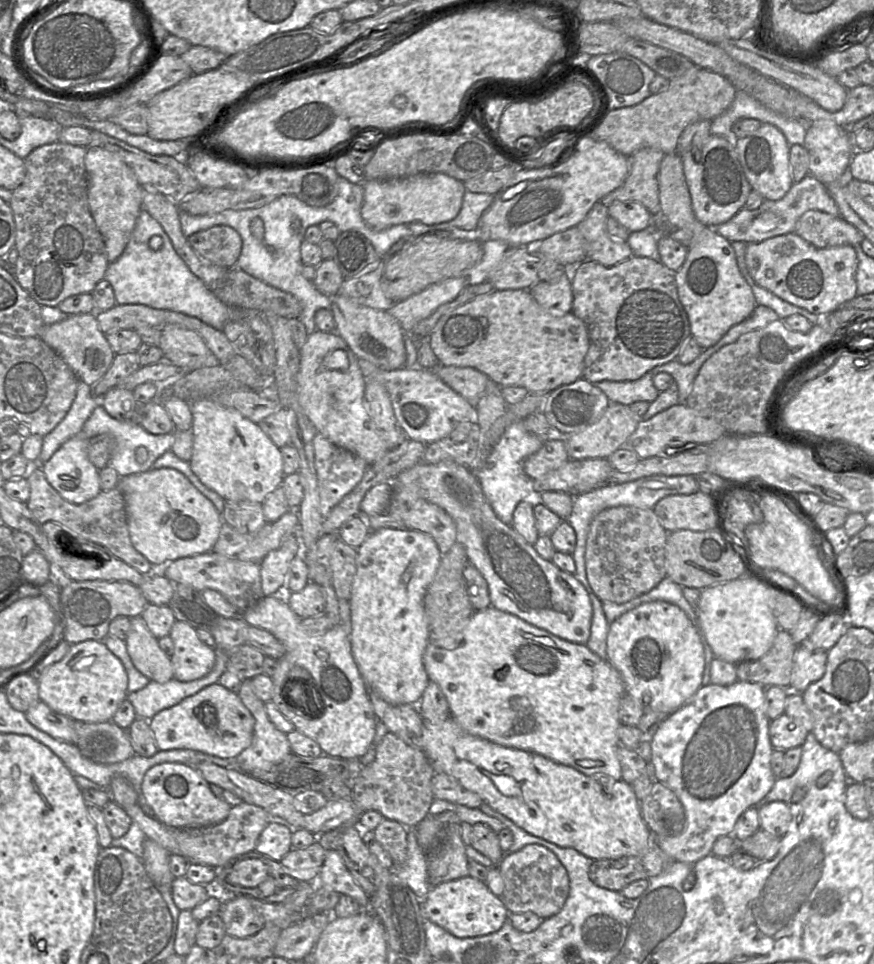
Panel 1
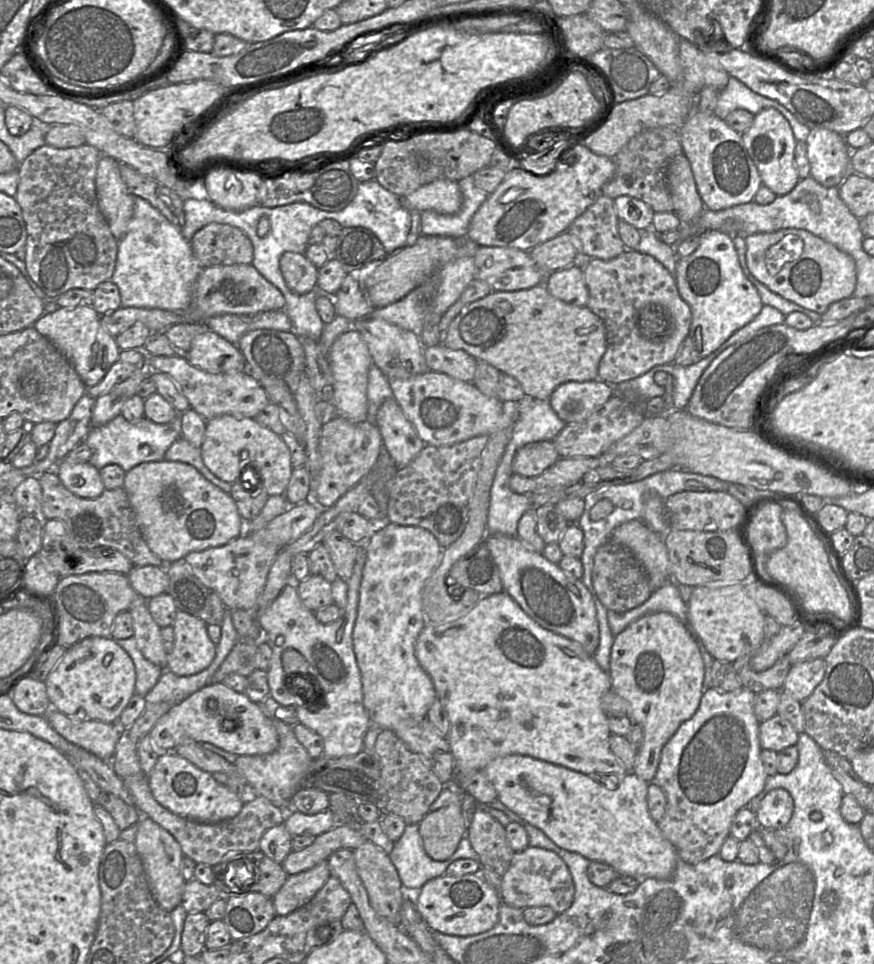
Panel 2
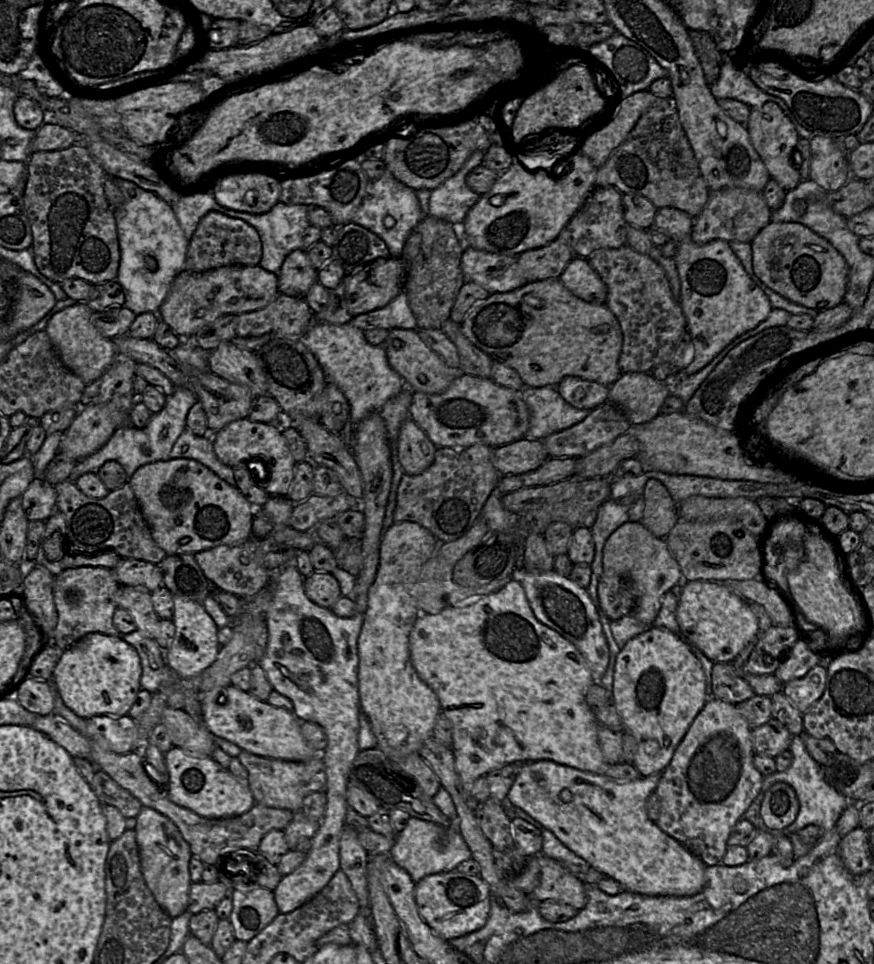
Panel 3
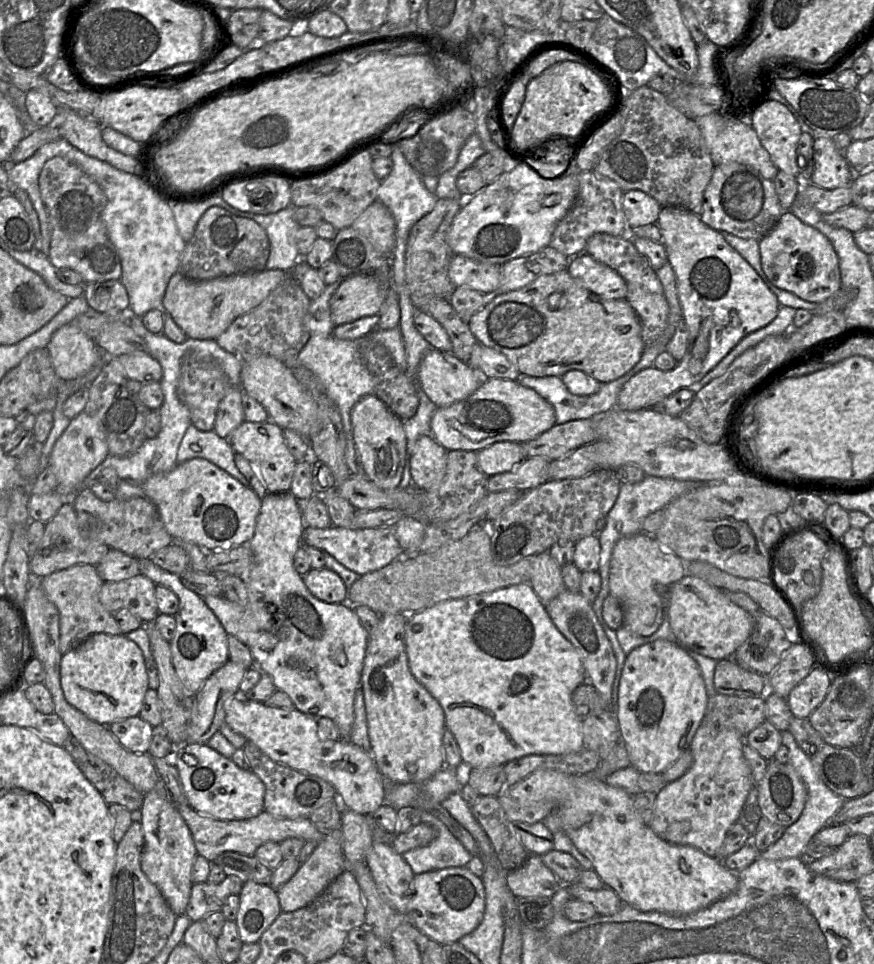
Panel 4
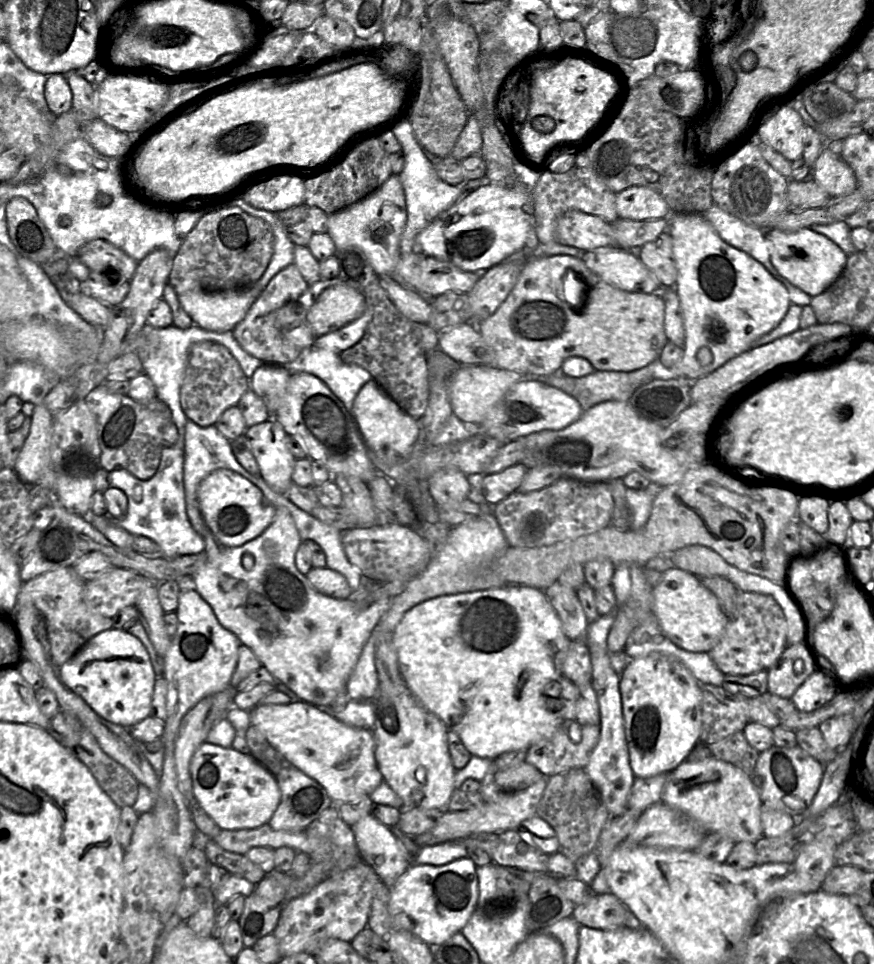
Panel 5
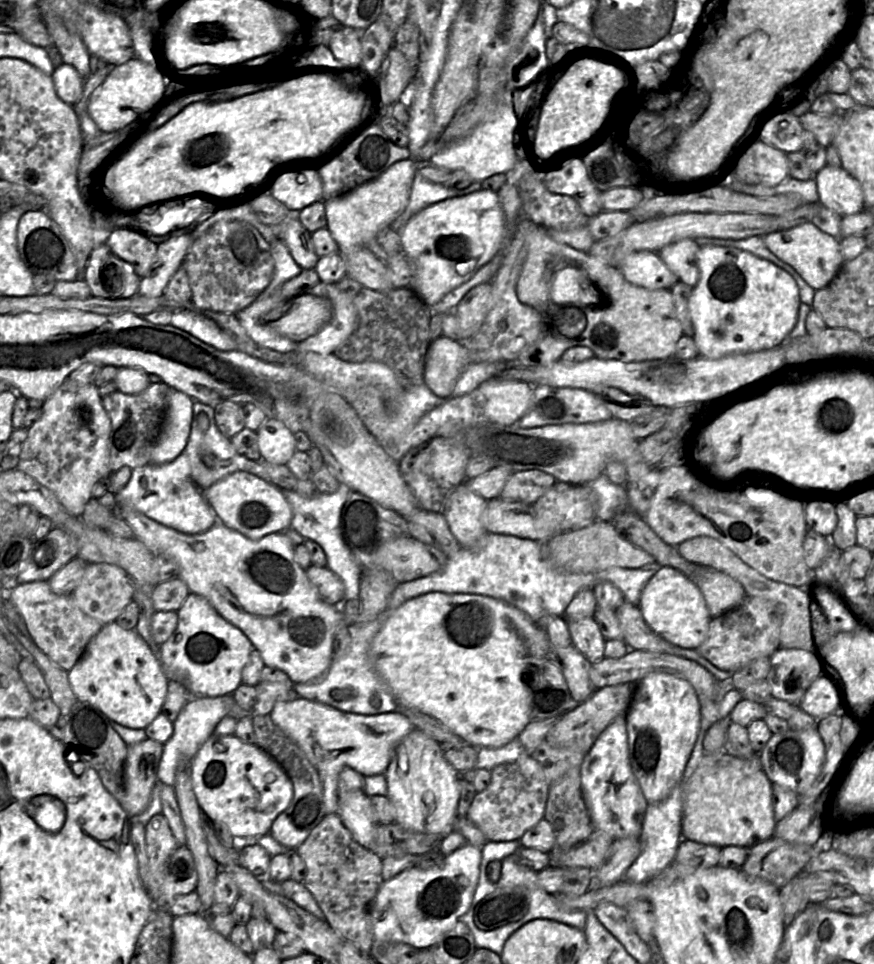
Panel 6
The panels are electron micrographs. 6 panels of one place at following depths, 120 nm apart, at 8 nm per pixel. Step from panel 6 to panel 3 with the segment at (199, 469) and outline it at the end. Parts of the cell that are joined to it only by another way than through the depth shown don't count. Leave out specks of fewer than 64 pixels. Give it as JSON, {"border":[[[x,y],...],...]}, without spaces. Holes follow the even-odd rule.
{"border":[[[185,428],[170,453],[170,459],[178,458],[198,461],[210,468],[229,485],[236,487],[233,468],[220,462],[214,452],[212,433],[206,436],[198,436],[189,428]]]}

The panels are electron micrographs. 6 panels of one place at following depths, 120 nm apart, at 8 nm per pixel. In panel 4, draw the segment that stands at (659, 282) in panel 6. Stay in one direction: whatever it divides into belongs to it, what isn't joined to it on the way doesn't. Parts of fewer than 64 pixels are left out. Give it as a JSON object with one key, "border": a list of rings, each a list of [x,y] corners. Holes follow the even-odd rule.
{"border":[[[576,253],[568,257],[568,273],[578,282],[580,282],[590,292],[601,299],[620,300],[625,299],[627,295],[627,285],[624,279],[609,266],[596,261],[588,253]]]}

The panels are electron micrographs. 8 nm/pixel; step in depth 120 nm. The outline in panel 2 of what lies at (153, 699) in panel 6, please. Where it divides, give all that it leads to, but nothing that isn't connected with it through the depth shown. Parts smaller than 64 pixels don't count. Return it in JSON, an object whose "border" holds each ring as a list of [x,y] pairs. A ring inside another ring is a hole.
{"border":[[[90,636],[67,649],[45,684],[53,709],[104,723],[118,721],[135,694],[136,671],[129,654],[110,637]]]}

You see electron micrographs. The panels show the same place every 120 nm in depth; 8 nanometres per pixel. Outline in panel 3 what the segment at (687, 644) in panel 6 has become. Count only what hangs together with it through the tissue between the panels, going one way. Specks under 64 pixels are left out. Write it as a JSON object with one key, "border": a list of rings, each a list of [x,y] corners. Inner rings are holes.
{"border":[[[693,580],[686,582],[678,601],[676,620],[681,632],[689,641],[687,644],[694,644],[714,663],[731,663],[757,633],[758,619],[749,607],[748,600],[732,591],[726,585],[710,581],[716,580]]]}

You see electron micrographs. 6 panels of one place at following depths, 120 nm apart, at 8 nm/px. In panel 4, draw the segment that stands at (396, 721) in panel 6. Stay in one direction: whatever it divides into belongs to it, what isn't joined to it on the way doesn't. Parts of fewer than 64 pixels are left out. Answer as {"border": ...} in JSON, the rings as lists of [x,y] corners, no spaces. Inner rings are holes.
{"border":[[[239,691],[228,699],[224,705],[225,723],[235,732],[243,735],[247,741],[254,743],[264,754],[276,763],[291,769],[317,776],[331,784],[340,795],[348,809],[359,814],[372,814],[384,804],[384,789],[380,773],[373,755],[350,740],[322,740],[318,735],[317,719],[298,711],[296,708],[282,709],[270,707],[263,702],[245,698]]]}

